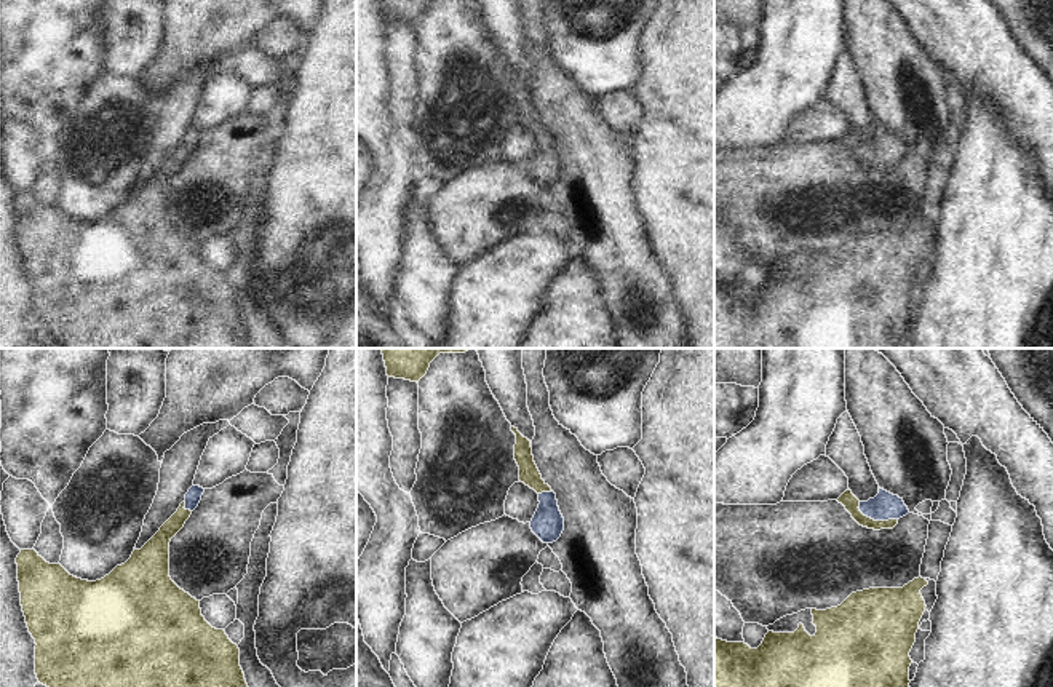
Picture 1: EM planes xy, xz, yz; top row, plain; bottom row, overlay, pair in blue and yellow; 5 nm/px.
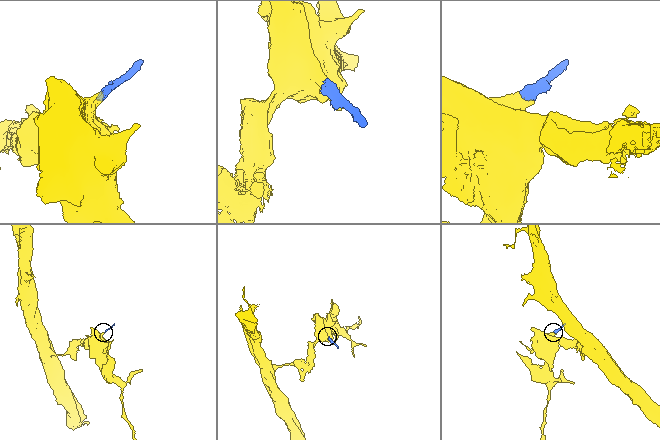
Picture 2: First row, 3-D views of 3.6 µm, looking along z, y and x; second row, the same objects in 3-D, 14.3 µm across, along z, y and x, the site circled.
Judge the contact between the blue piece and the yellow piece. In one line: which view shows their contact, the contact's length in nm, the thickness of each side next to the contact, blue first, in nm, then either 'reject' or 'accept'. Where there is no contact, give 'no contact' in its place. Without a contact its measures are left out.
yz | 220 nm | 140/80 nm | accept

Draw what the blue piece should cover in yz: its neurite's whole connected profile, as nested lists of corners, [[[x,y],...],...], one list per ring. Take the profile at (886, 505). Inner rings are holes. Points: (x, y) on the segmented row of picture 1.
[[[879,487],[879,494],[868,502],[860,502],[852,490],[845,490],[839,503],[852,514],[852,518],[863,527],[880,530],[893,529],[898,519],[909,513],[903,498]]]

